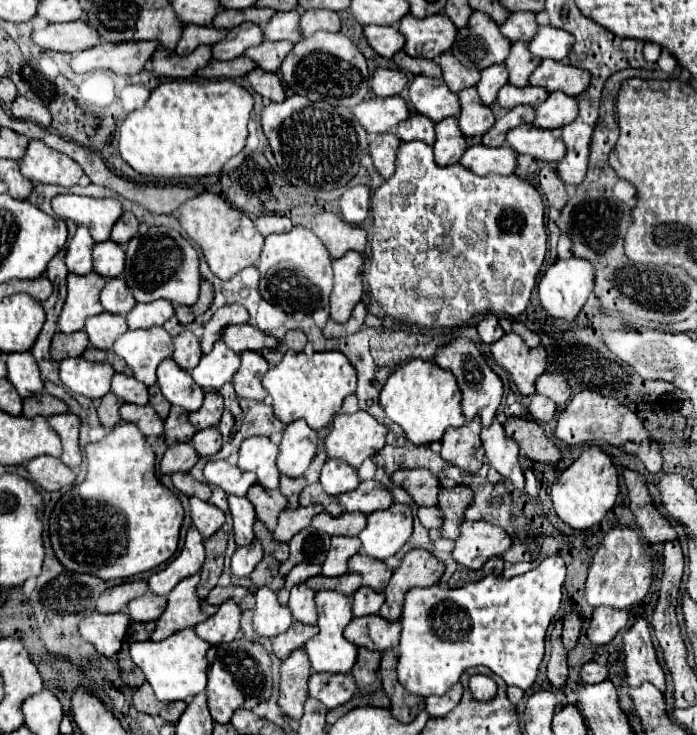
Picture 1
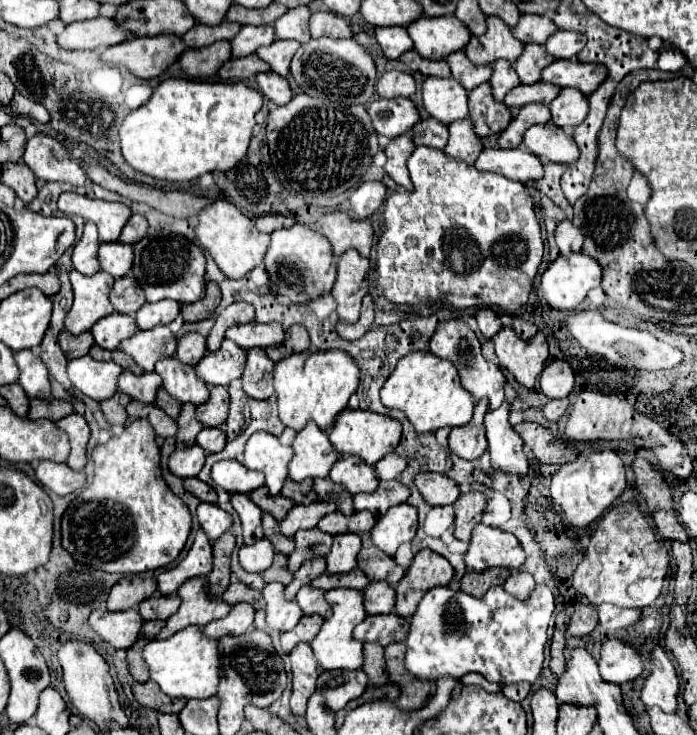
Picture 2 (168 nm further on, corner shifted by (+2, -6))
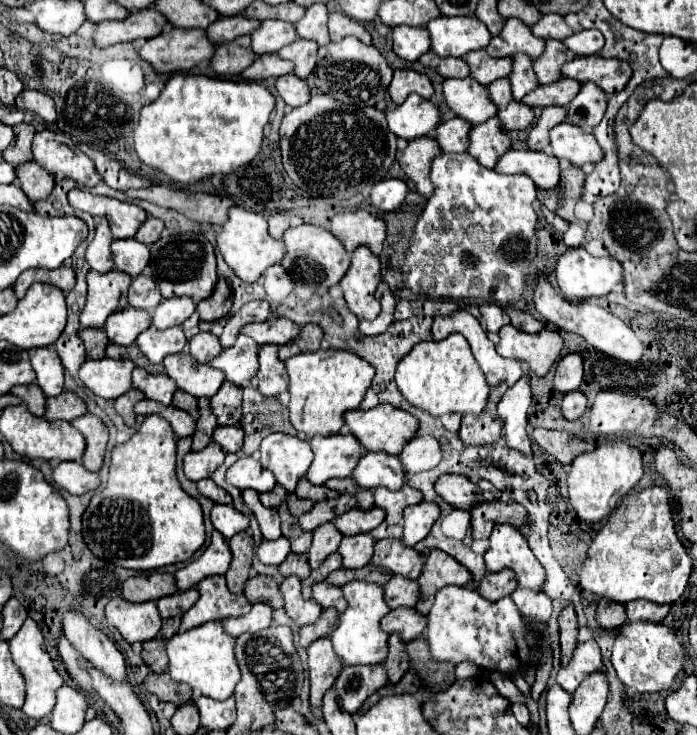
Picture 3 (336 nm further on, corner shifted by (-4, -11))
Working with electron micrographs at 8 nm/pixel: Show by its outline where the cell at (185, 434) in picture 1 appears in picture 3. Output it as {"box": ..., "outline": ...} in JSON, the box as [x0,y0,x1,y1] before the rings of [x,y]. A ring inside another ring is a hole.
{"box":[193,398,217,450],"outline":[[[207,398],[199,400],[199,412],[201,412],[201,416],[197,420],[197,430],[193,434],[193,450],[203,450],[211,442],[213,432],[217,428],[217,418],[211,412]]]}

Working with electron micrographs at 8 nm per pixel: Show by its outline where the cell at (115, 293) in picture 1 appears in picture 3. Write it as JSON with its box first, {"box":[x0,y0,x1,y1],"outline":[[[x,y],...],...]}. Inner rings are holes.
{"box":[129,274,161,312],"outline":[[[139,274],[137,278],[133,278],[133,284],[129,288],[129,306],[131,308],[141,308],[141,310],[153,312],[159,302],[161,302],[161,292],[159,292],[153,276]]]}

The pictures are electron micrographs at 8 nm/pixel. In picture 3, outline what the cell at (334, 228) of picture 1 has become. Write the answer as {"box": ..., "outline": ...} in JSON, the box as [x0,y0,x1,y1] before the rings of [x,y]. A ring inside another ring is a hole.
{"box":[331,210,385,254],"outline":[[[349,210],[349,212],[339,212],[331,220],[333,236],[337,236],[347,252],[353,252],[359,246],[371,248],[375,254],[381,252],[383,242],[385,242],[385,222],[367,212],[367,210]]]}

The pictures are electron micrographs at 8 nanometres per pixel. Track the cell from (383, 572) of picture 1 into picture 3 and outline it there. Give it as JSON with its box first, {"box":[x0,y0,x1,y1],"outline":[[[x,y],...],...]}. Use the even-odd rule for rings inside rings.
{"box":[373,538,423,580],"outline":[[[397,538],[379,540],[375,544],[373,562],[391,570],[393,574],[401,574],[411,580],[417,580],[423,570],[423,556],[415,548],[407,548]]]}

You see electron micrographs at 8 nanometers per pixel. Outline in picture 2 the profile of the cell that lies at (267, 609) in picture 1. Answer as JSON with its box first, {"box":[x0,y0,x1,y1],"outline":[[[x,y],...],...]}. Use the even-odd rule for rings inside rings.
{"box":[263,583,301,633],"outline":[[[267,583],[263,589],[263,599],[267,603],[265,607],[265,621],[269,629],[275,629],[279,633],[285,633],[293,629],[301,615],[301,609],[297,607],[295,601],[285,601],[283,597],[283,585],[281,583]]]}

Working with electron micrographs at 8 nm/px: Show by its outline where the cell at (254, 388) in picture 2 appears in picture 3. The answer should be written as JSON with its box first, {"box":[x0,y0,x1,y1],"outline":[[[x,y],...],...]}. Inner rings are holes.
{"box":[257,344,289,396],"outline":[[[267,344],[259,352],[257,388],[267,396],[279,396],[289,386],[285,362],[279,360],[279,346]]]}

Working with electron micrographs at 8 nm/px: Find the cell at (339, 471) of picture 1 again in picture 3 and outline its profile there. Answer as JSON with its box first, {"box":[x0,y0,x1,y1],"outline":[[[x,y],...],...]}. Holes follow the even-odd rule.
{"box":[353,452,405,490],"outline":[[[367,452],[357,464],[353,472],[353,480],[361,488],[369,488],[369,490],[375,490],[379,486],[399,490],[405,482],[403,464],[399,456],[389,456],[387,452]]]}

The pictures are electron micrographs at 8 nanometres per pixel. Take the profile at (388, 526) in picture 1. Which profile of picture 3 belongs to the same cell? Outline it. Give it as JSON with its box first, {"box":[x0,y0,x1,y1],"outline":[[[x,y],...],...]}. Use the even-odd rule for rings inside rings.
{"box":[403,502,439,546],"outline":[[[419,502],[407,508],[403,514],[403,544],[415,546],[419,540],[423,540],[437,518],[439,506],[435,502]]]}

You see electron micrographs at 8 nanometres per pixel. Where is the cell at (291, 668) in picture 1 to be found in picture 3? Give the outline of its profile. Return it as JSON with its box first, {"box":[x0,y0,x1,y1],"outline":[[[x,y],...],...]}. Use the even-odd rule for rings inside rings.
{"box":[309,638,343,708],"outline":[[[319,638],[309,646],[311,708],[319,708],[325,692],[335,684],[343,670],[343,660],[335,654],[331,638]]]}

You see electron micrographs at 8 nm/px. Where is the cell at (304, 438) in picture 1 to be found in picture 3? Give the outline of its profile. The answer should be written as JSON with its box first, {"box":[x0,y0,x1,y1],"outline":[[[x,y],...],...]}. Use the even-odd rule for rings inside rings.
{"box":[307,434,361,484],"outline":[[[351,434],[315,436],[311,440],[315,454],[313,464],[307,470],[311,484],[325,484],[329,478],[349,478],[361,458],[361,442]]]}

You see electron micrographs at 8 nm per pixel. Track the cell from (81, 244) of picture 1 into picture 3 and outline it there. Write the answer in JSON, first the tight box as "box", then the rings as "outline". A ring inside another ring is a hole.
{"box":[87,218,113,272],"outline":[[[101,218],[95,230],[95,238],[87,248],[87,262],[93,270],[97,272],[111,272],[113,270],[113,258],[111,258],[111,228],[109,228],[109,220]]]}

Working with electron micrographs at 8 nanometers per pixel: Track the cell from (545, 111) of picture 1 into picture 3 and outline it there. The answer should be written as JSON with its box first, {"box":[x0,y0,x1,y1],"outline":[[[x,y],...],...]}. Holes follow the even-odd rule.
{"box":[567,82,607,130],"outline":[[[585,82],[581,84],[581,92],[567,106],[567,122],[583,130],[591,130],[603,120],[605,108],[607,108],[607,94],[597,84]]]}

